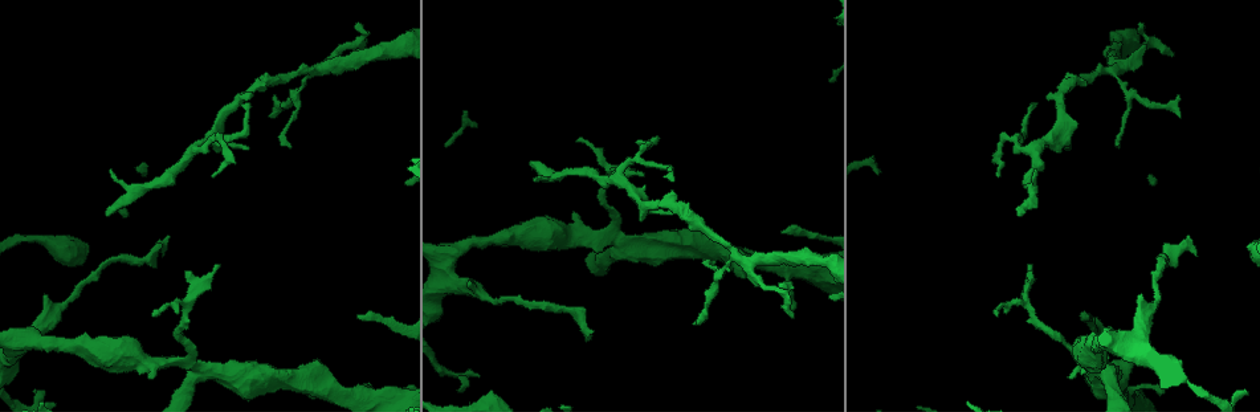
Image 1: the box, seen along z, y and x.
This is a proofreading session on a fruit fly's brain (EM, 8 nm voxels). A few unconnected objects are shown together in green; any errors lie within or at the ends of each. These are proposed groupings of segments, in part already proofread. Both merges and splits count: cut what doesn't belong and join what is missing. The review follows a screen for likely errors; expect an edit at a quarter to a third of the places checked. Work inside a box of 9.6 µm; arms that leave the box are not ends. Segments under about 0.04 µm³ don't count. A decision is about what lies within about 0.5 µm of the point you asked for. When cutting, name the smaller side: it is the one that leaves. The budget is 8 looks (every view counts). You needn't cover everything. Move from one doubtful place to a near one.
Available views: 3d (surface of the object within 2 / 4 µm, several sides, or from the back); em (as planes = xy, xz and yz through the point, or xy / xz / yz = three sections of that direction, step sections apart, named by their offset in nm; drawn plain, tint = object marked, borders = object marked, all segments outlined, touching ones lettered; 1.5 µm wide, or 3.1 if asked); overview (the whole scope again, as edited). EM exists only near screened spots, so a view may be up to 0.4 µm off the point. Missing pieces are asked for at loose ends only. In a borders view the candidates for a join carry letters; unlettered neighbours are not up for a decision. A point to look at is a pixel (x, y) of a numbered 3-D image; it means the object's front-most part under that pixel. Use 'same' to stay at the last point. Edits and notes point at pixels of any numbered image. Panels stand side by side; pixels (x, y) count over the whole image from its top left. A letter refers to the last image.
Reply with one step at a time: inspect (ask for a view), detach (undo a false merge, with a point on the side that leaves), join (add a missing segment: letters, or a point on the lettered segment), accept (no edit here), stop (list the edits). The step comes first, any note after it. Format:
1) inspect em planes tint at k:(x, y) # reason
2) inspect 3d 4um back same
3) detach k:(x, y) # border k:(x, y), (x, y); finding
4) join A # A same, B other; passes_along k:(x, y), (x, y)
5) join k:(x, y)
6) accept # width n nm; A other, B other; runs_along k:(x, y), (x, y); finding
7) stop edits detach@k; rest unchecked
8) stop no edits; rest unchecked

inspect 3d 2um at 1:(1018, 214) # an open end

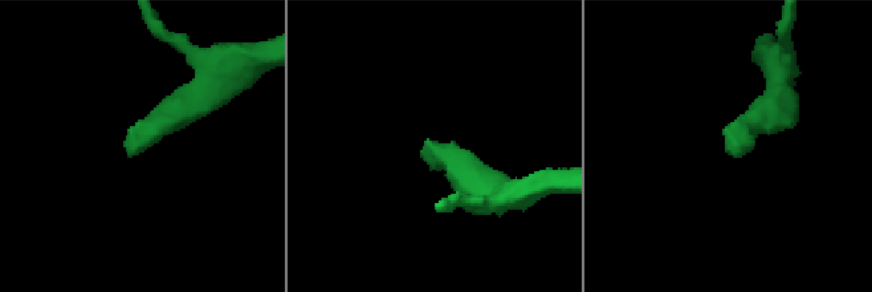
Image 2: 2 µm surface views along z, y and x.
inspect em xy step 8 tint at 2:(424, 153)

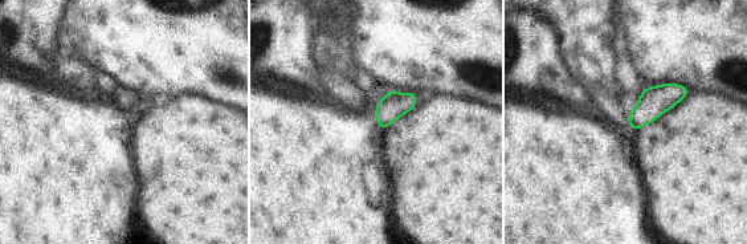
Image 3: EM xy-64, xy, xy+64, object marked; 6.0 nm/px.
inspect em xz step 4 borders same # another direction

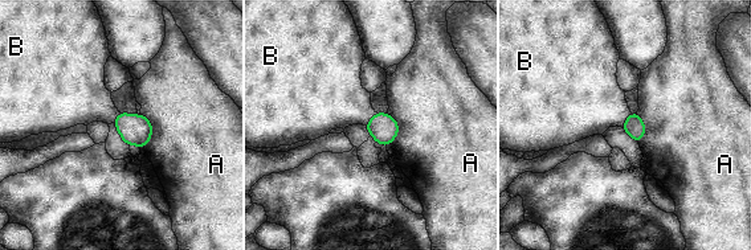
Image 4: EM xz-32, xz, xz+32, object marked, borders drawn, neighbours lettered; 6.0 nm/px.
join B # A other, B same; passes_along 4:(635, 127), (625, 121), (590, 101); it goes on there

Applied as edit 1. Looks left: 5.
inspect overview

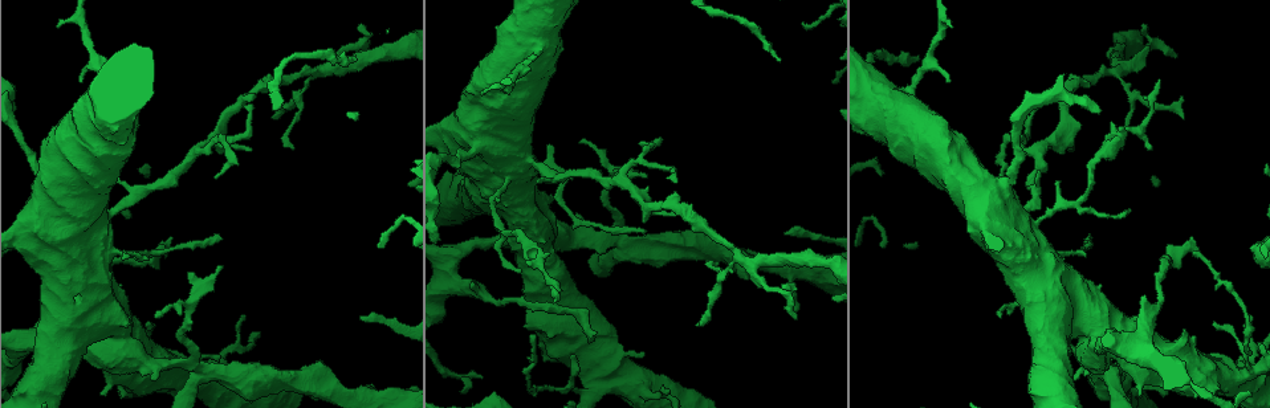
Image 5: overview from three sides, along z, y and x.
inspect em planes borders at 5:(578, 213) # free end

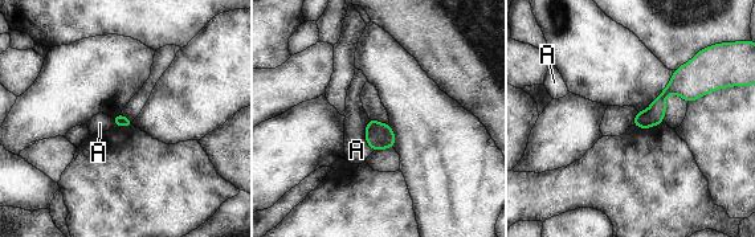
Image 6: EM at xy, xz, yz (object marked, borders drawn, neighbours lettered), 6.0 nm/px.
accept # A other; border 6:(368, 119), (366, 139), (374, 150); no lettered segment goes on from it

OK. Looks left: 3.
inspect 3d 4um at 5:(795, 318) # tapers out

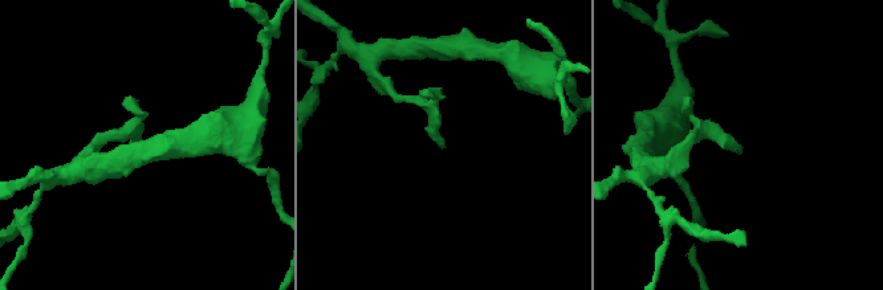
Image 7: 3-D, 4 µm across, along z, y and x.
inspect em xz step 8 borders at 7:(441, 144)

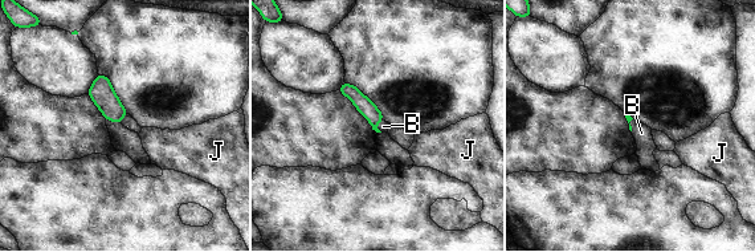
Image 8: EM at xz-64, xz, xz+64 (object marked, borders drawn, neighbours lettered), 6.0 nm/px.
inspect em planes borders same # cut it another way

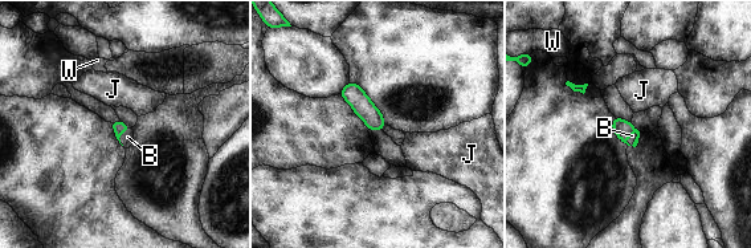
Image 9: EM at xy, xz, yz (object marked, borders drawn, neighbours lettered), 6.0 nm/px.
join B # longest_contact B 120 nm; B same, J other, W other; passes_along 9:(118, 126), (121, 134), (127, 137); the neuron continues

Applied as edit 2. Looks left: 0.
stop edits join@4, join@9; rest unchecked

